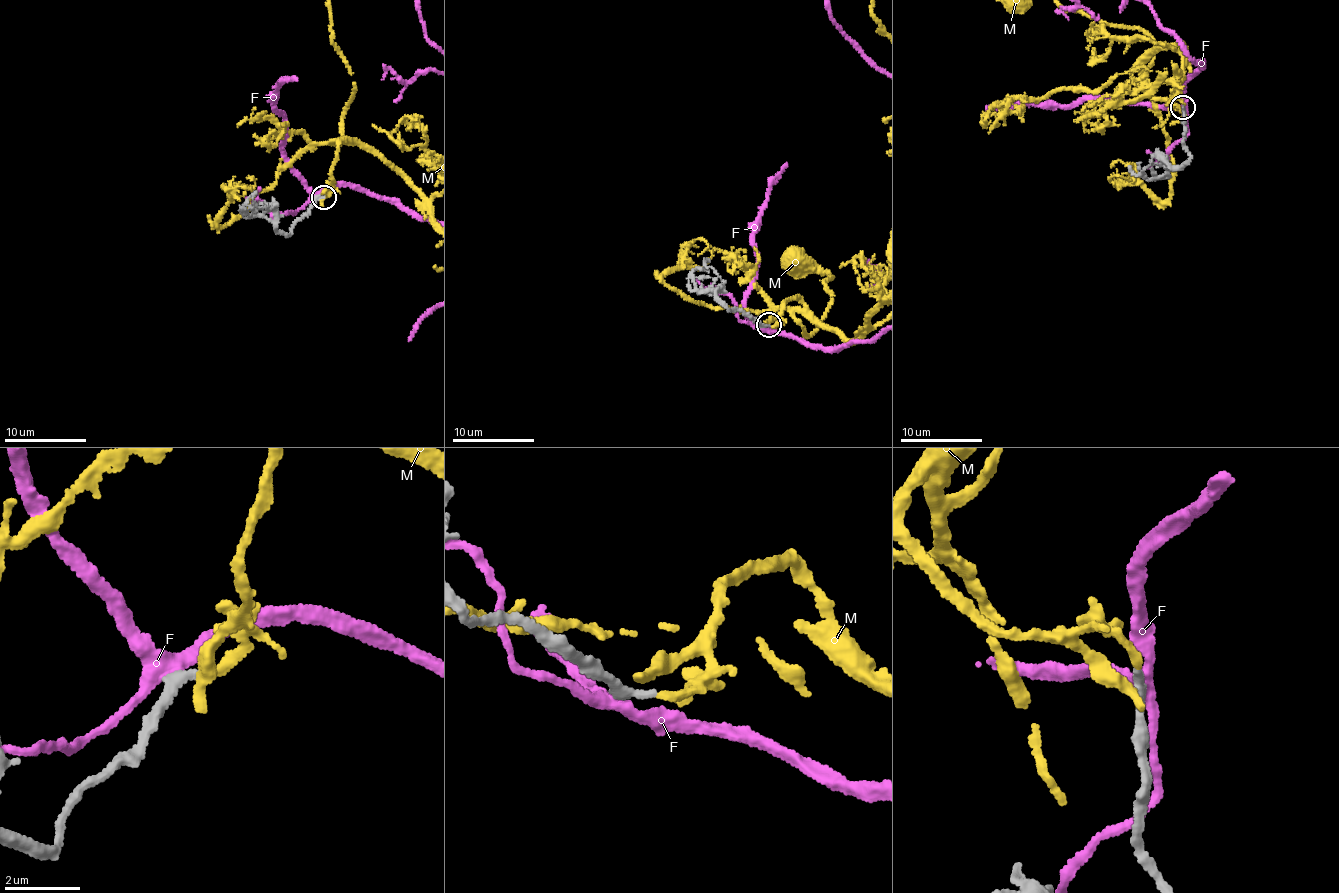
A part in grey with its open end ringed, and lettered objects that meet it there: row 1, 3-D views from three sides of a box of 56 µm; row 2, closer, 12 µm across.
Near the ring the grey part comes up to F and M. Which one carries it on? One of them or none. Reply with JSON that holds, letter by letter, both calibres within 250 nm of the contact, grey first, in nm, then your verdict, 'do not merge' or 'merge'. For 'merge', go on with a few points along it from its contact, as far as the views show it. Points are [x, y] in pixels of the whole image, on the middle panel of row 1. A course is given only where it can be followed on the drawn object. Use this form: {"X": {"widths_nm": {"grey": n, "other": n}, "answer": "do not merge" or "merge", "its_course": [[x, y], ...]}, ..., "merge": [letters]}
{"F": {"widths_nm": {"grey": 320, "other": 320}, "answer": "do not merge"}, "M": {"widths_nm": {"grey": 240, "other": 220}, "answer": "do not merge"}, "merge": []}

